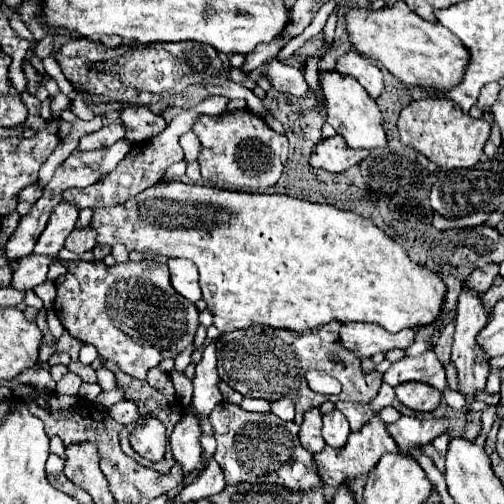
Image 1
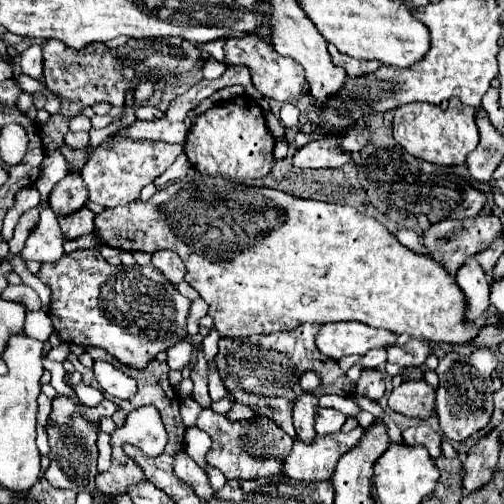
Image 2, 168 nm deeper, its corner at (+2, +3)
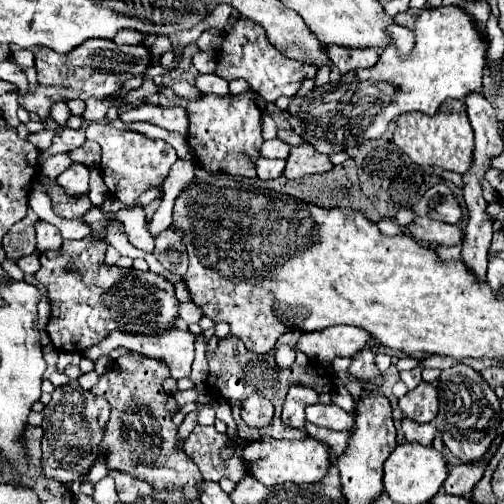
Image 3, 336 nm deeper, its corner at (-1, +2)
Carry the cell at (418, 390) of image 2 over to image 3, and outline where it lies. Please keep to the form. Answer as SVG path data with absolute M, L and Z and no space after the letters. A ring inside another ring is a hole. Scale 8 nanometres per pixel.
M420 382L414 390L400 398L400 410L414 422L432 422L438 414L438 390L432 384Z

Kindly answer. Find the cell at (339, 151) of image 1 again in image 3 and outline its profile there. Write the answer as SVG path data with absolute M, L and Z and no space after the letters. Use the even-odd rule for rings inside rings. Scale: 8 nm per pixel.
M298 144L298 146L290 148L290 154L286 158L286 168L284 168L282 176L286 176L288 180L296 180L300 176L328 172L330 168L332 168L332 164L330 164L326 154L314 152L312 146Z

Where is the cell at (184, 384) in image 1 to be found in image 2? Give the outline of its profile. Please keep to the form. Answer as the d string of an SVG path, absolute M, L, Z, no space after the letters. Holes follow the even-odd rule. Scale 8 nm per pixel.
M179 341L179 345L171 347L166 351L167 356L167 365L171 369L181 369L181 366L185 366L190 362L192 353L192 345L189 341Z

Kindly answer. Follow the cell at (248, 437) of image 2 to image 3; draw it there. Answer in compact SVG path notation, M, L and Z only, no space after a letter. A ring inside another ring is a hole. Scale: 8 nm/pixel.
M196 426L188 440L184 442L184 452L190 460L194 460L204 476L204 480L218 482L220 478L230 478L232 482L240 482L246 474L246 462L242 462L242 446L246 442L240 440L238 450L230 460L220 460L218 452L222 446L226 446L228 438L224 434L218 434L214 426Z

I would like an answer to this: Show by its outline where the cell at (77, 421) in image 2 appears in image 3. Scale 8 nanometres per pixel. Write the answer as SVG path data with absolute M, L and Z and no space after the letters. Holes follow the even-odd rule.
M76 380L56 388L52 400L44 406L44 436L42 436L42 468L48 478L70 482L88 474L98 458L98 444L104 436L104 426L110 416L110 406L104 398L84 390Z

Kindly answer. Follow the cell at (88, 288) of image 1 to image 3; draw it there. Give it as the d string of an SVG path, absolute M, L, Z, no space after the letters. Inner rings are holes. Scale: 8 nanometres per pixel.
M86 236L82 240L64 240L60 250L40 254L42 266L36 278L48 288L52 306L48 334L56 350L84 352L104 340L112 330L158 334L158 330L174 326L178 318L178 300L170 282L152 272L106 266L104 252L104 242Z

